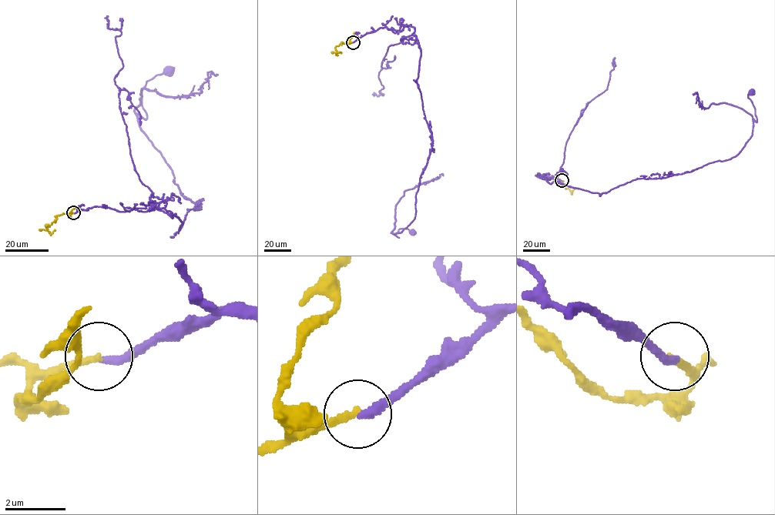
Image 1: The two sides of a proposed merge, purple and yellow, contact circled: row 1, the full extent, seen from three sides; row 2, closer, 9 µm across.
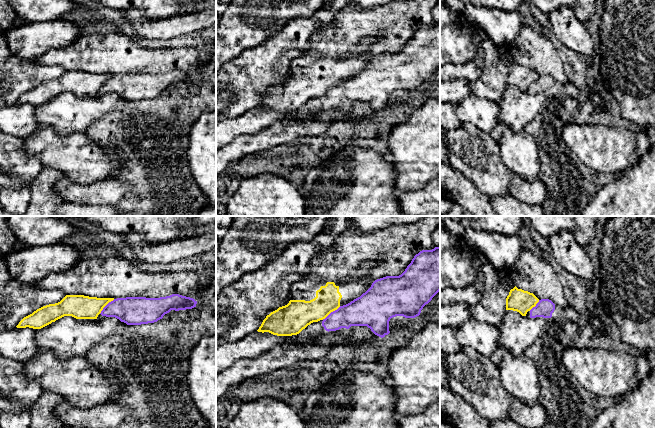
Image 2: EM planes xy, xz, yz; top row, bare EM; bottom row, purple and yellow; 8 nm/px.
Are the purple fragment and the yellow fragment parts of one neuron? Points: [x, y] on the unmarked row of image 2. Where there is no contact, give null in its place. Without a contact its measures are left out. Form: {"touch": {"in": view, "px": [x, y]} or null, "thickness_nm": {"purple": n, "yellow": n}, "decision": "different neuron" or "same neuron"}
{"touch": {"in": "xz", "px": [331, 88]}, "thickness_nm": {"purple": 240, "yellow": 220}, "decision": "different neuron"}

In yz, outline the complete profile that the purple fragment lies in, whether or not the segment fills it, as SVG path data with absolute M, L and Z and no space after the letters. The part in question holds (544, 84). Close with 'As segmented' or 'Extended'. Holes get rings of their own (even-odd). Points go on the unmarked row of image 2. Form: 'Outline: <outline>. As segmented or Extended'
Outline: M541 75L535 83L527 88L526 93L543 93L549 103L561 102L564 98L574 102L579 95L579 89L571 82L563 85L549 75Z. Extended

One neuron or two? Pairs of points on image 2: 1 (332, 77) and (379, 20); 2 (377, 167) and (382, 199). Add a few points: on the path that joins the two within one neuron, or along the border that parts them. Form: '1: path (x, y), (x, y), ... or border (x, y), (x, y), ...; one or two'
1: path (330, 60), (330, 56), (362, 24); one
2: path (377, 175), (377, 191); one

